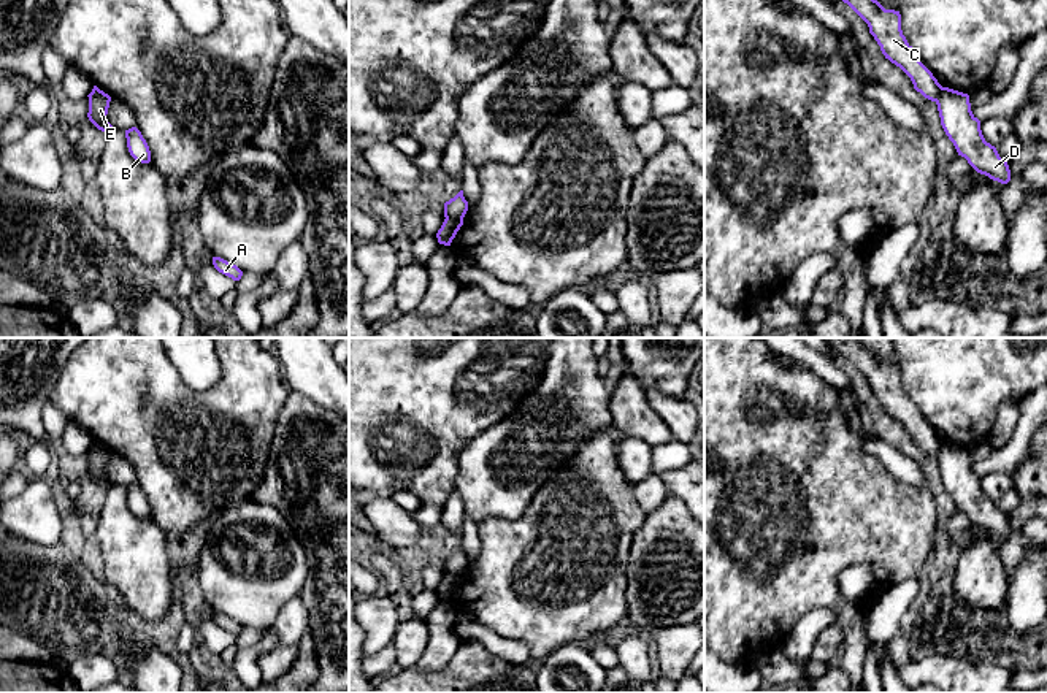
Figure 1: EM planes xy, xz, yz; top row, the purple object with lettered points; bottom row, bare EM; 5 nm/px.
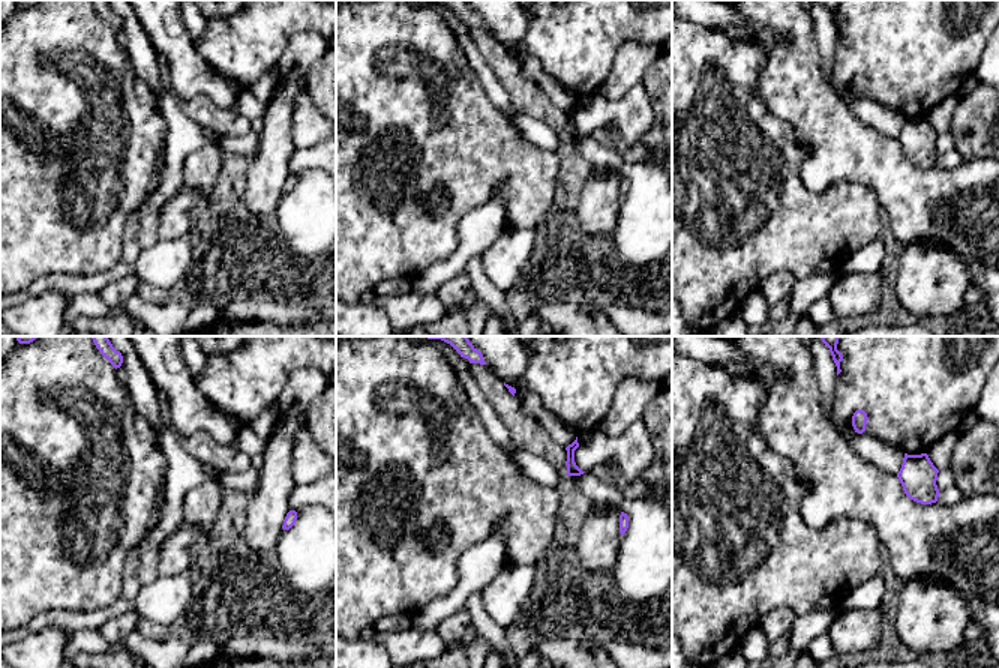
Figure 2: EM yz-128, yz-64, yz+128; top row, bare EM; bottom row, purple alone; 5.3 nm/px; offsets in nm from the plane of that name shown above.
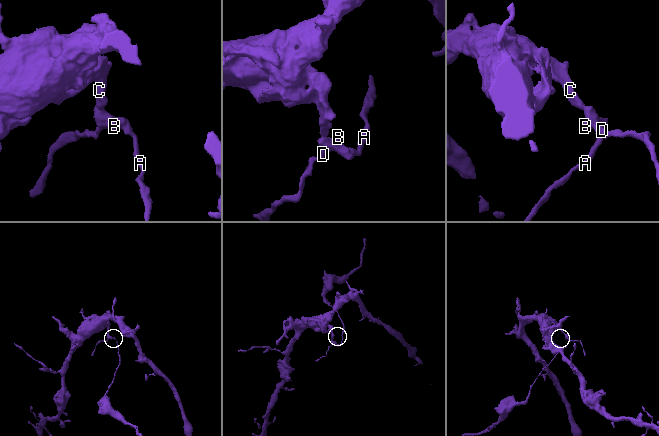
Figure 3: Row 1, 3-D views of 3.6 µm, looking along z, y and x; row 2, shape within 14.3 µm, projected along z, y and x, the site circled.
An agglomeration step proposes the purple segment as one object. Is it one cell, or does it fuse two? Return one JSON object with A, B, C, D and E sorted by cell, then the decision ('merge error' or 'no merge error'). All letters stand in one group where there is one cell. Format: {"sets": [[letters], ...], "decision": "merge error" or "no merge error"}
{"sets": [["A", "B", "D", "E"], ["C"]], "decision": "merge error"}

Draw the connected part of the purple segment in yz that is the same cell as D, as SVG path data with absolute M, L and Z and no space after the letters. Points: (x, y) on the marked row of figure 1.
M944 87L936 105L941 125L958 155L965 157L977 173L1007 184L1011 181L1007 160L985 141L980 121L971 111L969 95Z

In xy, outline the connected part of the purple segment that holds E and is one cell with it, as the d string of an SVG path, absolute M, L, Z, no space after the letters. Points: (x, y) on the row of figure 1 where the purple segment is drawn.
M90 92L89 95L89 121L102 132L109 135L114 127L108 122L106 114L109 108L111 97L102 92Z

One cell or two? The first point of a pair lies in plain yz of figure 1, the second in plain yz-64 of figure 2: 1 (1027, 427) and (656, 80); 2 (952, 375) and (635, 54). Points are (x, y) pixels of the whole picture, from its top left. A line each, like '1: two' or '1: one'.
1: two
2: two

